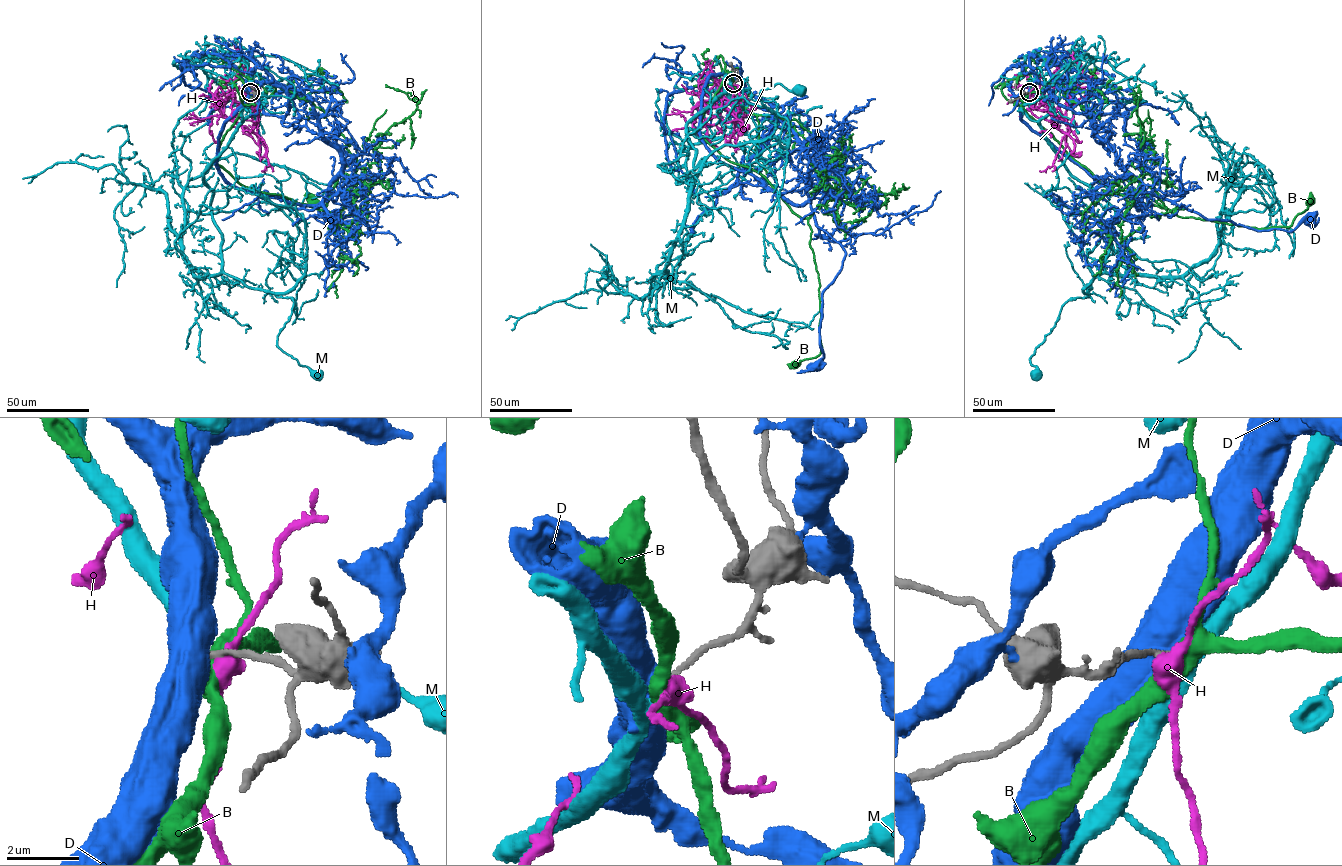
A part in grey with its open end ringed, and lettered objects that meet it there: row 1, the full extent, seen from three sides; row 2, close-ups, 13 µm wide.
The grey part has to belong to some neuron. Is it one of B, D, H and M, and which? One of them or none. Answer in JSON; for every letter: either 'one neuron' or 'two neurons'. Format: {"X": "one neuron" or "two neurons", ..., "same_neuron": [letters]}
{"B": "two neurons", "D": "two neurons", "H": "two neurons", "M": "one neuron", "same_neuron": ["M"]}

